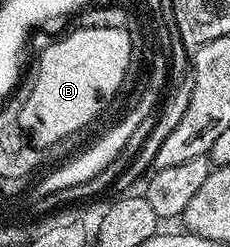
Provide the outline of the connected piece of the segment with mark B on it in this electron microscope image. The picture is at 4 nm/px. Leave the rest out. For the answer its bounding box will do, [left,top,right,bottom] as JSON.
[21,23,130,146]

